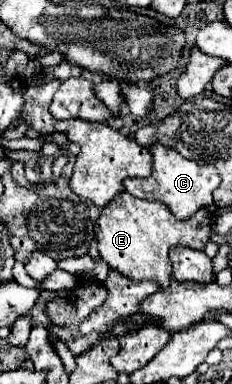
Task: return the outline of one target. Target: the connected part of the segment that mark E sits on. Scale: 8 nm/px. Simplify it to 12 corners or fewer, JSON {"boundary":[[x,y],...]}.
{"boundary":[[124,191],[100,211],[100,257],[168,289],[170,249],[204,249],[208,209],[178,221]]}

